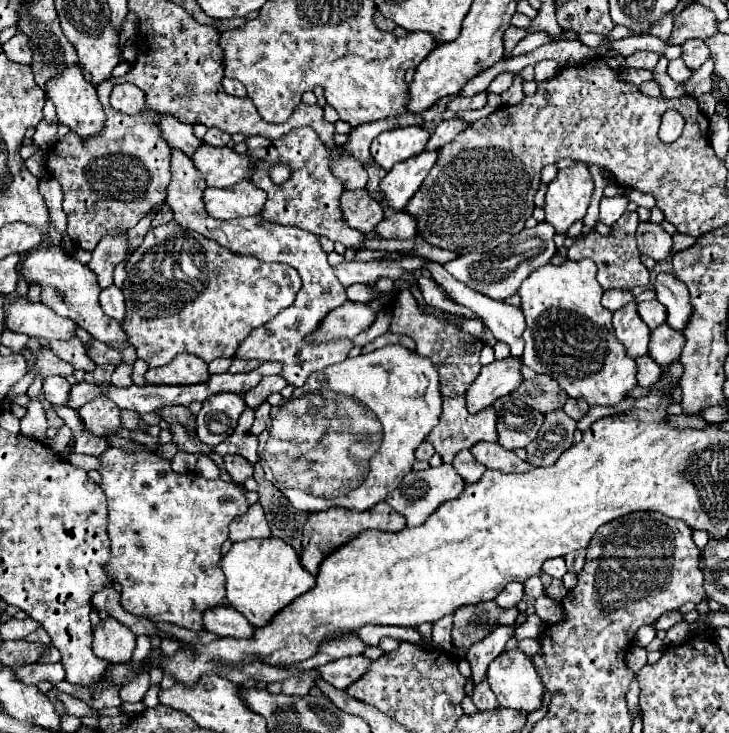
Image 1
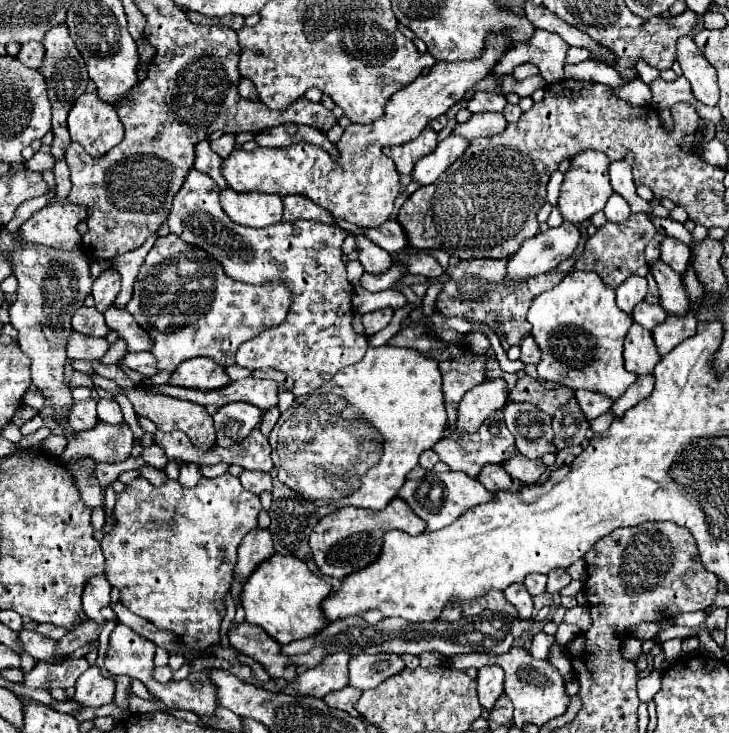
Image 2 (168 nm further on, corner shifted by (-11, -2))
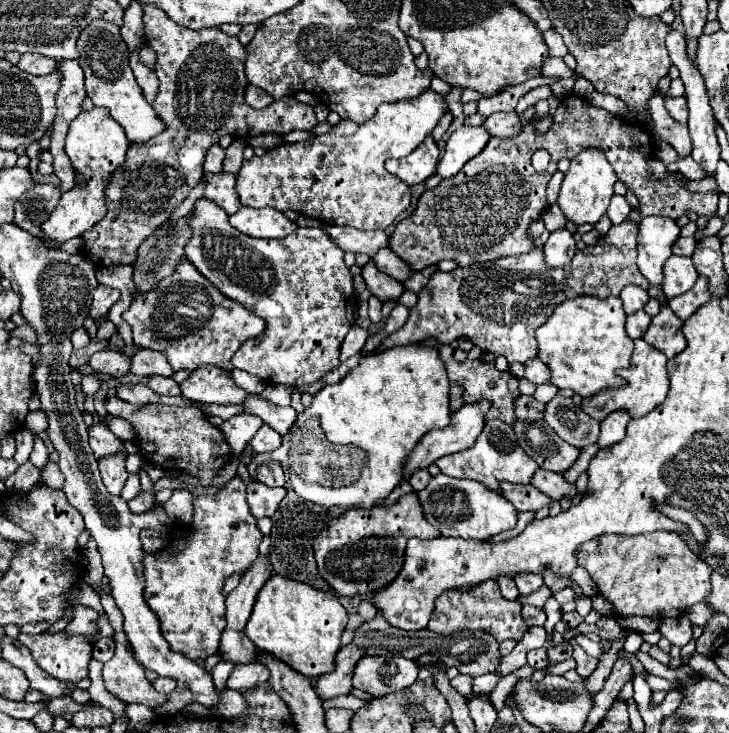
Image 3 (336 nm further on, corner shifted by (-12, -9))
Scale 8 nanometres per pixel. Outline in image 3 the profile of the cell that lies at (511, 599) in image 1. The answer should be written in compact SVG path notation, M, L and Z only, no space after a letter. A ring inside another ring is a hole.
M500 577L498 585L500 585L500 591L502 591L502 595L504 595L506 599L510 599L510 601L518 601L520 593L518 593L518 589L516 589L514 579L510 579L510 577Z

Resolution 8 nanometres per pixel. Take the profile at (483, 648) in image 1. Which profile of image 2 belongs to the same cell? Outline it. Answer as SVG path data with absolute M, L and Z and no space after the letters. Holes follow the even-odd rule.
M499 666L481 668L477 676L477 696L481 706L491 712L501 694L503 694L503 670Z

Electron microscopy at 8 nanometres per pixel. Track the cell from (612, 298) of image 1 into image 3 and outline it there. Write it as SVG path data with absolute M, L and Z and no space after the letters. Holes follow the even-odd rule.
M626 285L622 289L622 293L620 293L620 299L624 301L624 311L630 315L630 313L640 311L648 303L650 295L648 295L648 291L644 291L644 289L636 287L636 285Z

